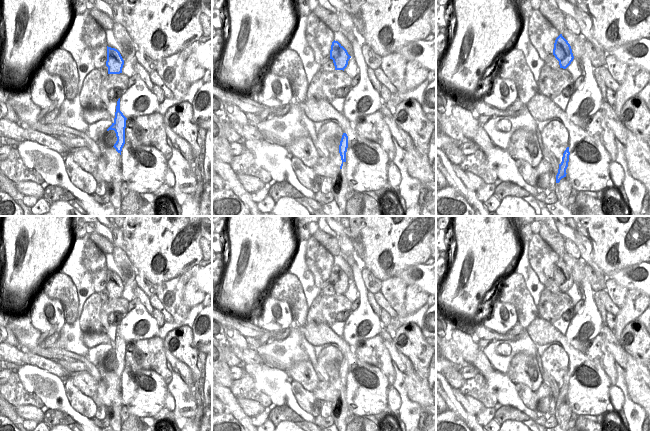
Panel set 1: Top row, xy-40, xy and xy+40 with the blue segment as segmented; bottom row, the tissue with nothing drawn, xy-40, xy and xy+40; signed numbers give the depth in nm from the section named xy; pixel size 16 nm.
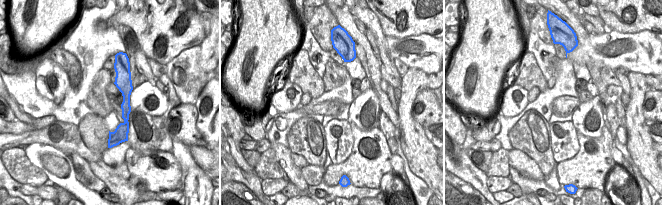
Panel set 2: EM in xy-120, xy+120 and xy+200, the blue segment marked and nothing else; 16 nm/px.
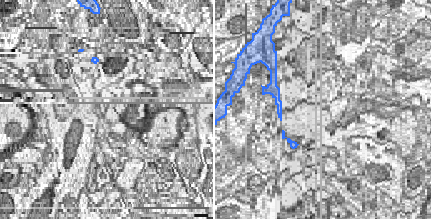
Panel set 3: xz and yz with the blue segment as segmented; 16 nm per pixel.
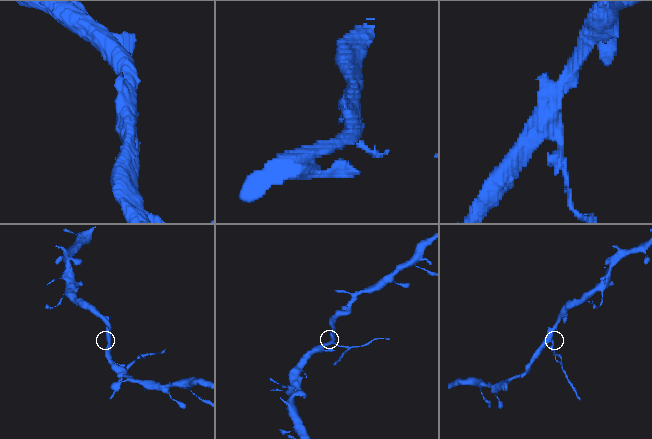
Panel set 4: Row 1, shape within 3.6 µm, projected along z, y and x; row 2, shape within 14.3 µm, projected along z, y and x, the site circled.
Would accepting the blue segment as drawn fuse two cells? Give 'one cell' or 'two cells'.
two cells

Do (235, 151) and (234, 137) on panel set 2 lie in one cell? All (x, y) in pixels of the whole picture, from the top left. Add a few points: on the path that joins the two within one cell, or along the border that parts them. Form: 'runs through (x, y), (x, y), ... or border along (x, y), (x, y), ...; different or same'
runs through (234, 148), (234, 140); same

